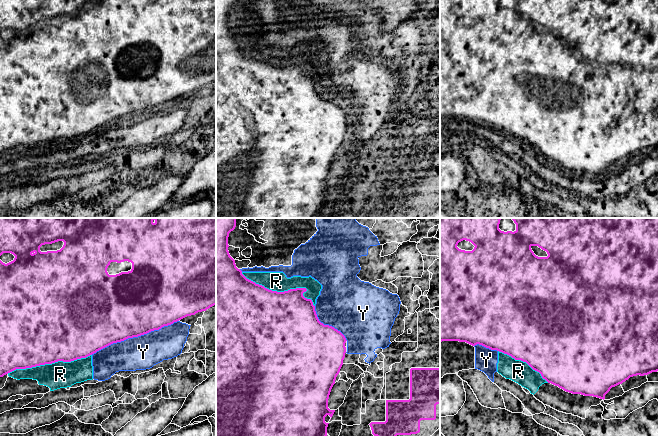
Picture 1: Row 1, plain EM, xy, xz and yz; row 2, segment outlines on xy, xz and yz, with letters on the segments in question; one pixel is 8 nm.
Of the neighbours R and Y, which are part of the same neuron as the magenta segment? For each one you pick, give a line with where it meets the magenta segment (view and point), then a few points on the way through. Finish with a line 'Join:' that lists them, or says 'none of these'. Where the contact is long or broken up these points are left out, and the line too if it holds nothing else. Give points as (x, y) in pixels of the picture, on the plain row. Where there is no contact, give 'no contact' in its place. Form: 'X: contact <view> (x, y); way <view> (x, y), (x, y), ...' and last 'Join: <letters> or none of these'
Join: none of these

